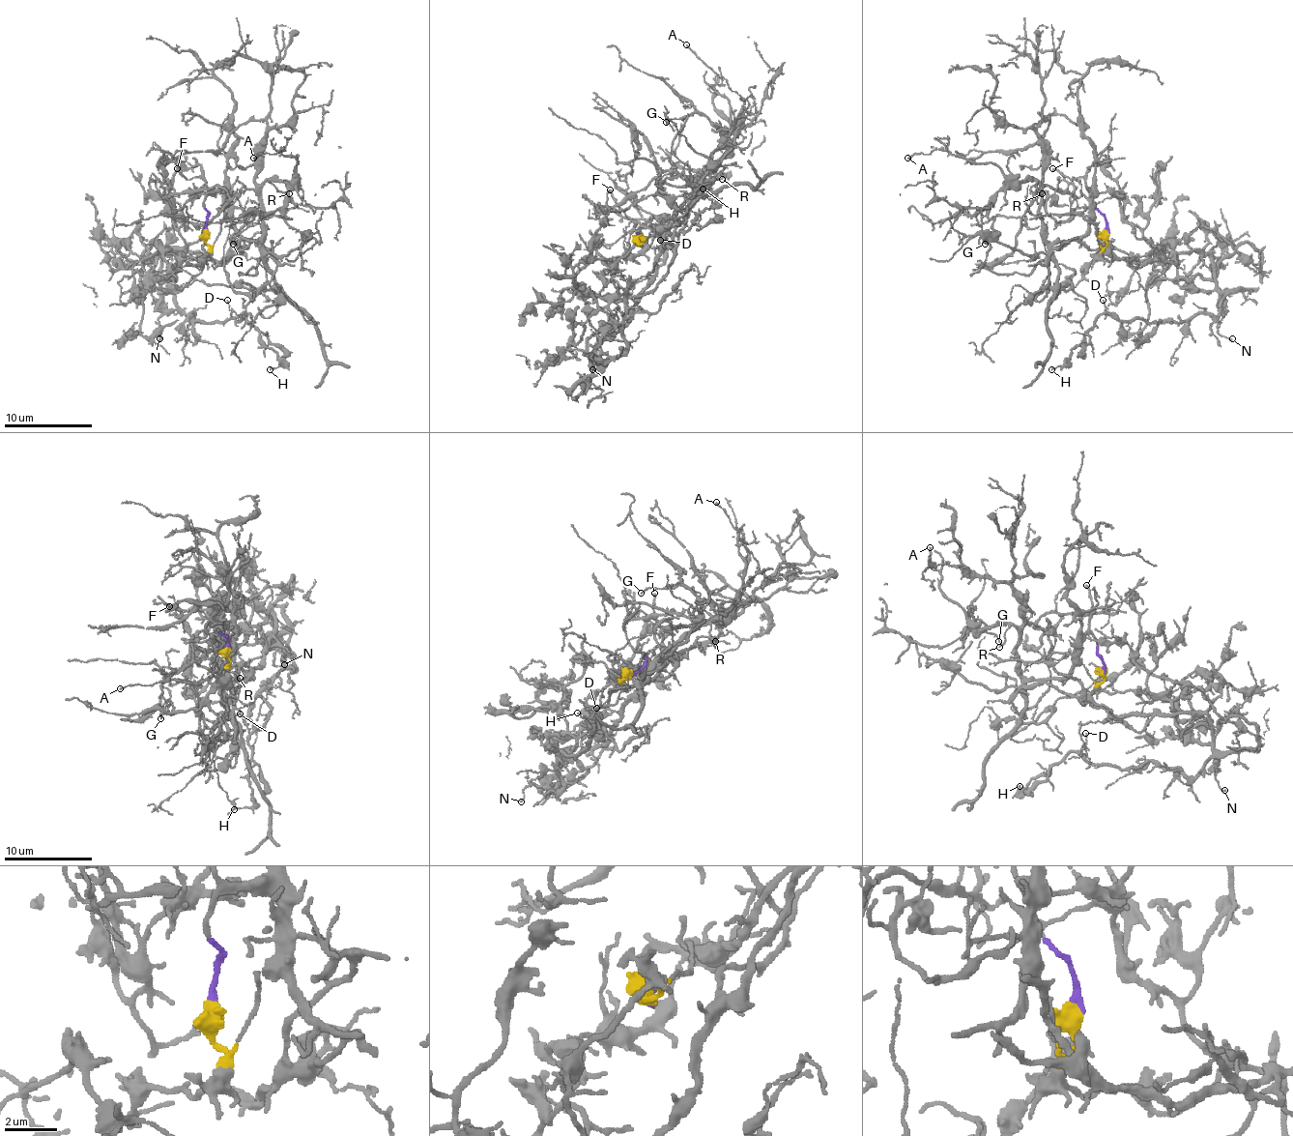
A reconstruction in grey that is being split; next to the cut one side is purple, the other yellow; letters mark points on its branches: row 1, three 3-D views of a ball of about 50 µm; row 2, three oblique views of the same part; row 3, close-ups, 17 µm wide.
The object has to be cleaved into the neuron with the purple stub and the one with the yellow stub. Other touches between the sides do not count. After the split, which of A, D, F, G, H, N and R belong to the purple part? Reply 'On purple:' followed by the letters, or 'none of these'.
On purple: A, F, G, R

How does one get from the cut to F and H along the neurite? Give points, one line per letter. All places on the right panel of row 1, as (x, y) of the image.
F: (1107, 229), (1085, 180), (1067, 178), (1051, 169)
H: (1107, 229), (1109, 262), (1142, 266), (1171, 253), (1176, 271), (1224, 300), (1187, 319), (1103, 313), (1051, 370)

